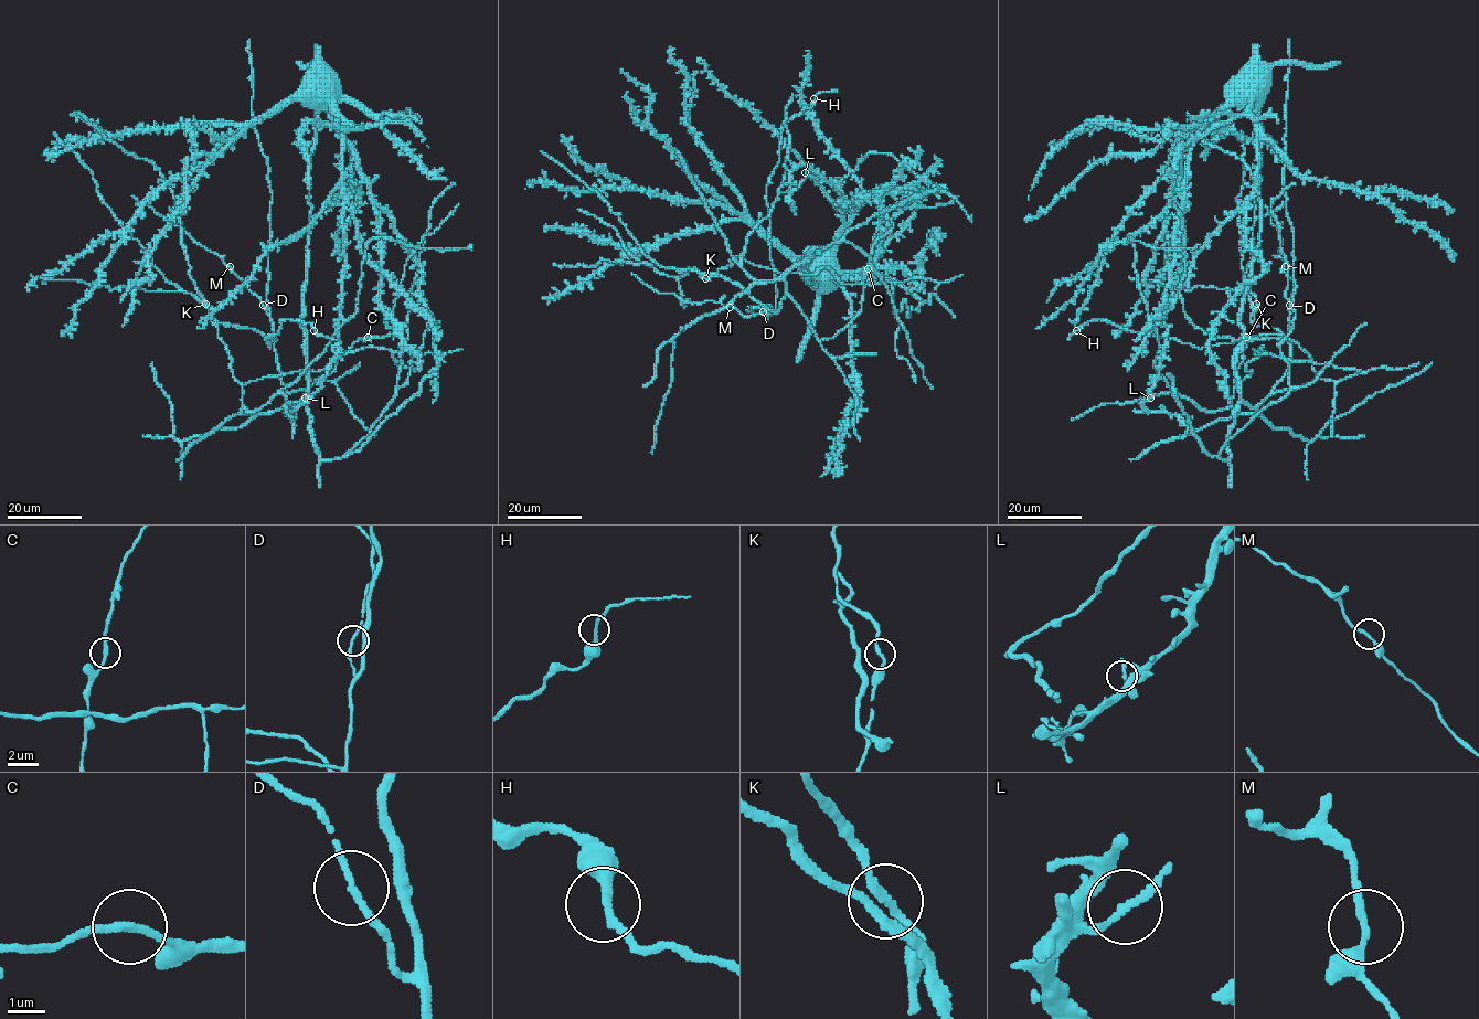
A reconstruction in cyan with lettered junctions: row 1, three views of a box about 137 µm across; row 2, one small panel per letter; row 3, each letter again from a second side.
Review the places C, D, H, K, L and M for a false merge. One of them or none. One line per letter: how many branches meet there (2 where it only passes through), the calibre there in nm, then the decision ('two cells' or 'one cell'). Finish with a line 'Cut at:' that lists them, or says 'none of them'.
C: 2 branches meet; 200 nm thick; one cell
D: 2 branches meet; 160 nm thick; one cell
H: 2 branches meet; 180 nm thick; one cell
K: 2 branches meet; 190 nm thick; one cell
L: 2 branches meet; 160 nm thick; one cell
M: 2 branches meet; 180 nm thick; one cell
Cut at: none of them

